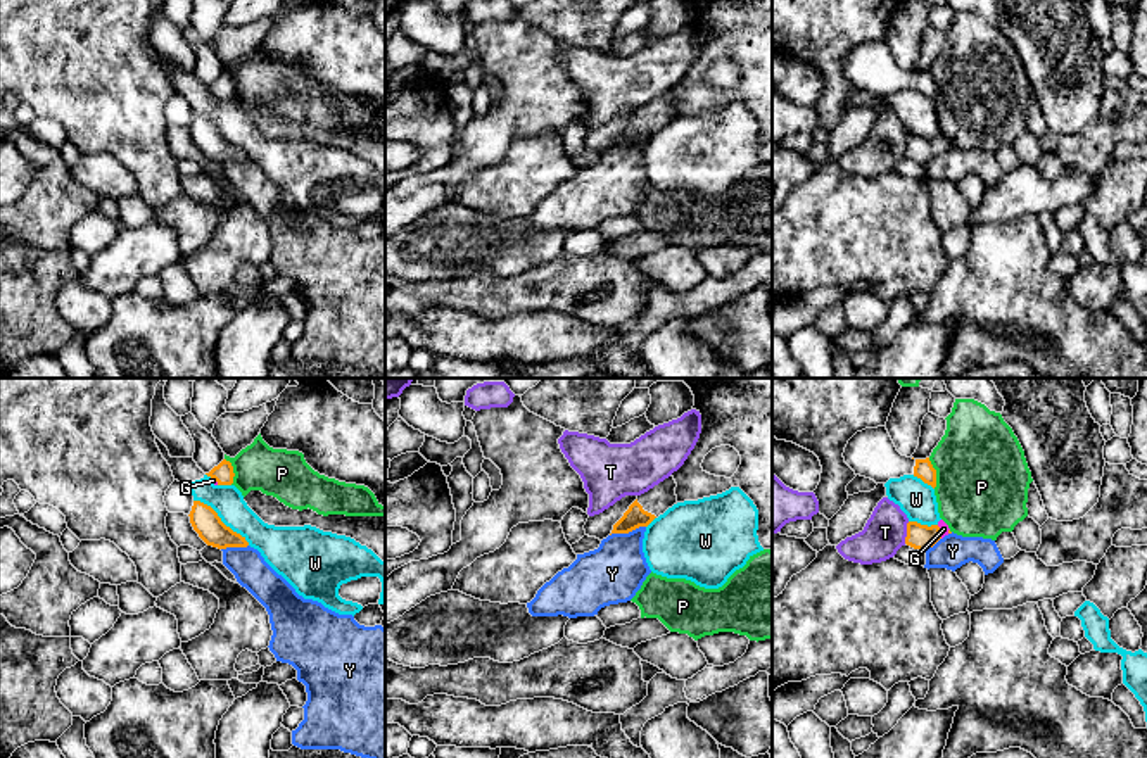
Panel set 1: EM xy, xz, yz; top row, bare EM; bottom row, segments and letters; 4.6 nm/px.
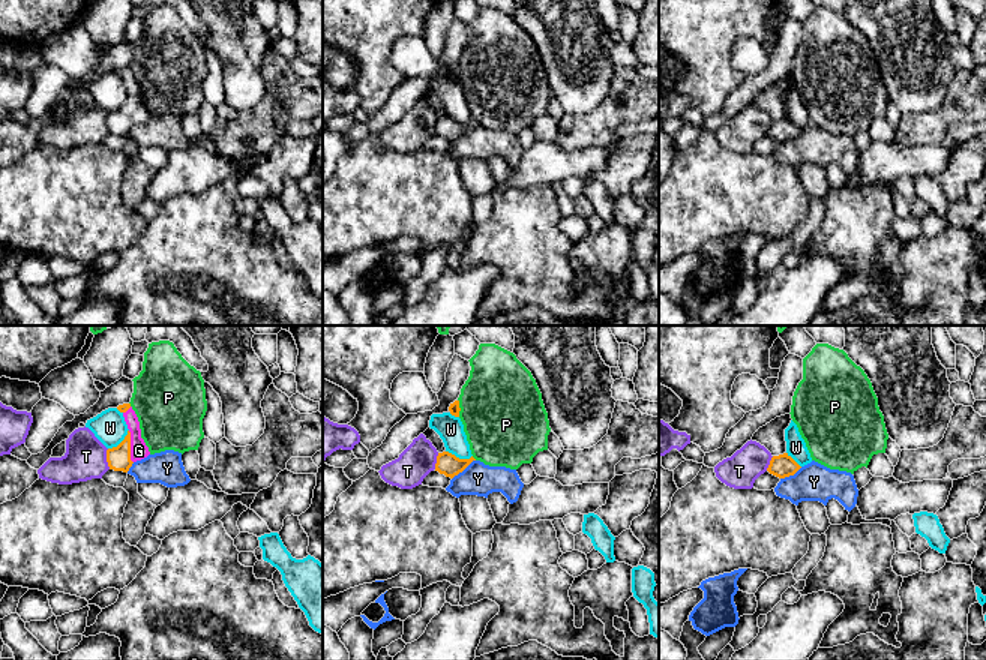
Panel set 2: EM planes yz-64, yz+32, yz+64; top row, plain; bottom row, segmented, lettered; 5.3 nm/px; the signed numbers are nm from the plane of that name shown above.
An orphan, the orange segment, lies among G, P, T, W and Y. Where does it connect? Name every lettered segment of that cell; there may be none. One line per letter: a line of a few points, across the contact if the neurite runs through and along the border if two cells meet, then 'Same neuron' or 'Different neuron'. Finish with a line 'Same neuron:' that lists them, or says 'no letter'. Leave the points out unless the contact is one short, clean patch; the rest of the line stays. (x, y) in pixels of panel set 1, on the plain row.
G: Line: yz (921, 151), (938, 145), (944, 142). Same neuron
P: Line: yz (928, 71), (935, 83), (935, 101). Different neuron
T: Line: yz (909, 135), (904, 156). Different neuron
W: Different neuron
Y: Line: xz (645, 138), (610, 149). Different neuron
Same neuron: G

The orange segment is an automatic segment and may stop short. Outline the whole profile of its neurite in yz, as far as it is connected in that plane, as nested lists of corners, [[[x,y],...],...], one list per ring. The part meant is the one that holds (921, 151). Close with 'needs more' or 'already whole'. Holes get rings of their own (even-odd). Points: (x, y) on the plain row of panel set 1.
[[[940,133],[936,138],[931,138],[931,140],[921,138],[917,135],[909,135],[905,157],[919,164],[928,164],[940,152],[948,148],[948,143],[950,142],[943,133]]] | needs more

